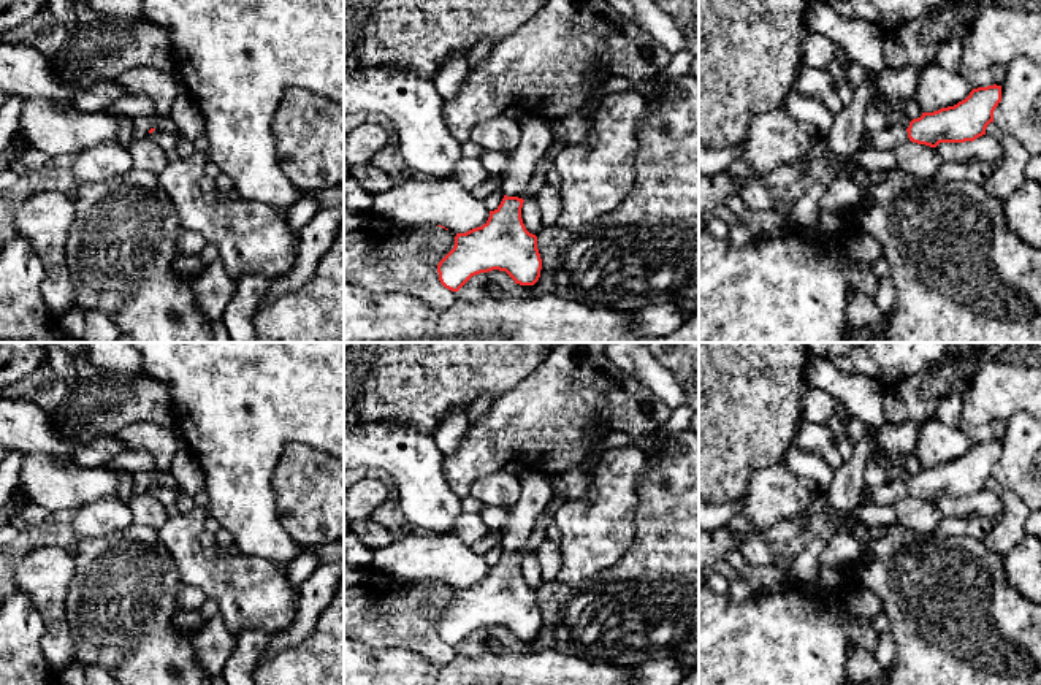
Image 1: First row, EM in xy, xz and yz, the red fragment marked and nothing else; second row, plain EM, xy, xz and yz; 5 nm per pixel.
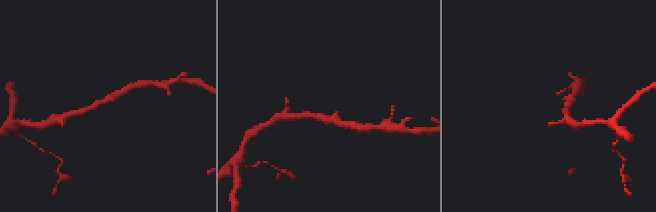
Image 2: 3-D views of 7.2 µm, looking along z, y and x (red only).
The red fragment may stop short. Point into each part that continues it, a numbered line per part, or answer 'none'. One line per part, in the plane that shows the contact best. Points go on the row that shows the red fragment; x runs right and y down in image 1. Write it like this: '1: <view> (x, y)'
1: xz (536, 137)

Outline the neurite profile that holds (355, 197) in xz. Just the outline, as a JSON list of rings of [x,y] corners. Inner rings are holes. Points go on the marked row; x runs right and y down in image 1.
[[[350,176],[344,179],[344,205],[352,211],[371,211],[374,195],[364,190]]]

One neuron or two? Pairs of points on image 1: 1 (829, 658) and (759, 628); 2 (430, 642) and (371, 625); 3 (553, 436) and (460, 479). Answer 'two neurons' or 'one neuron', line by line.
1: one neuron
2: one neuron
3: one neuron

